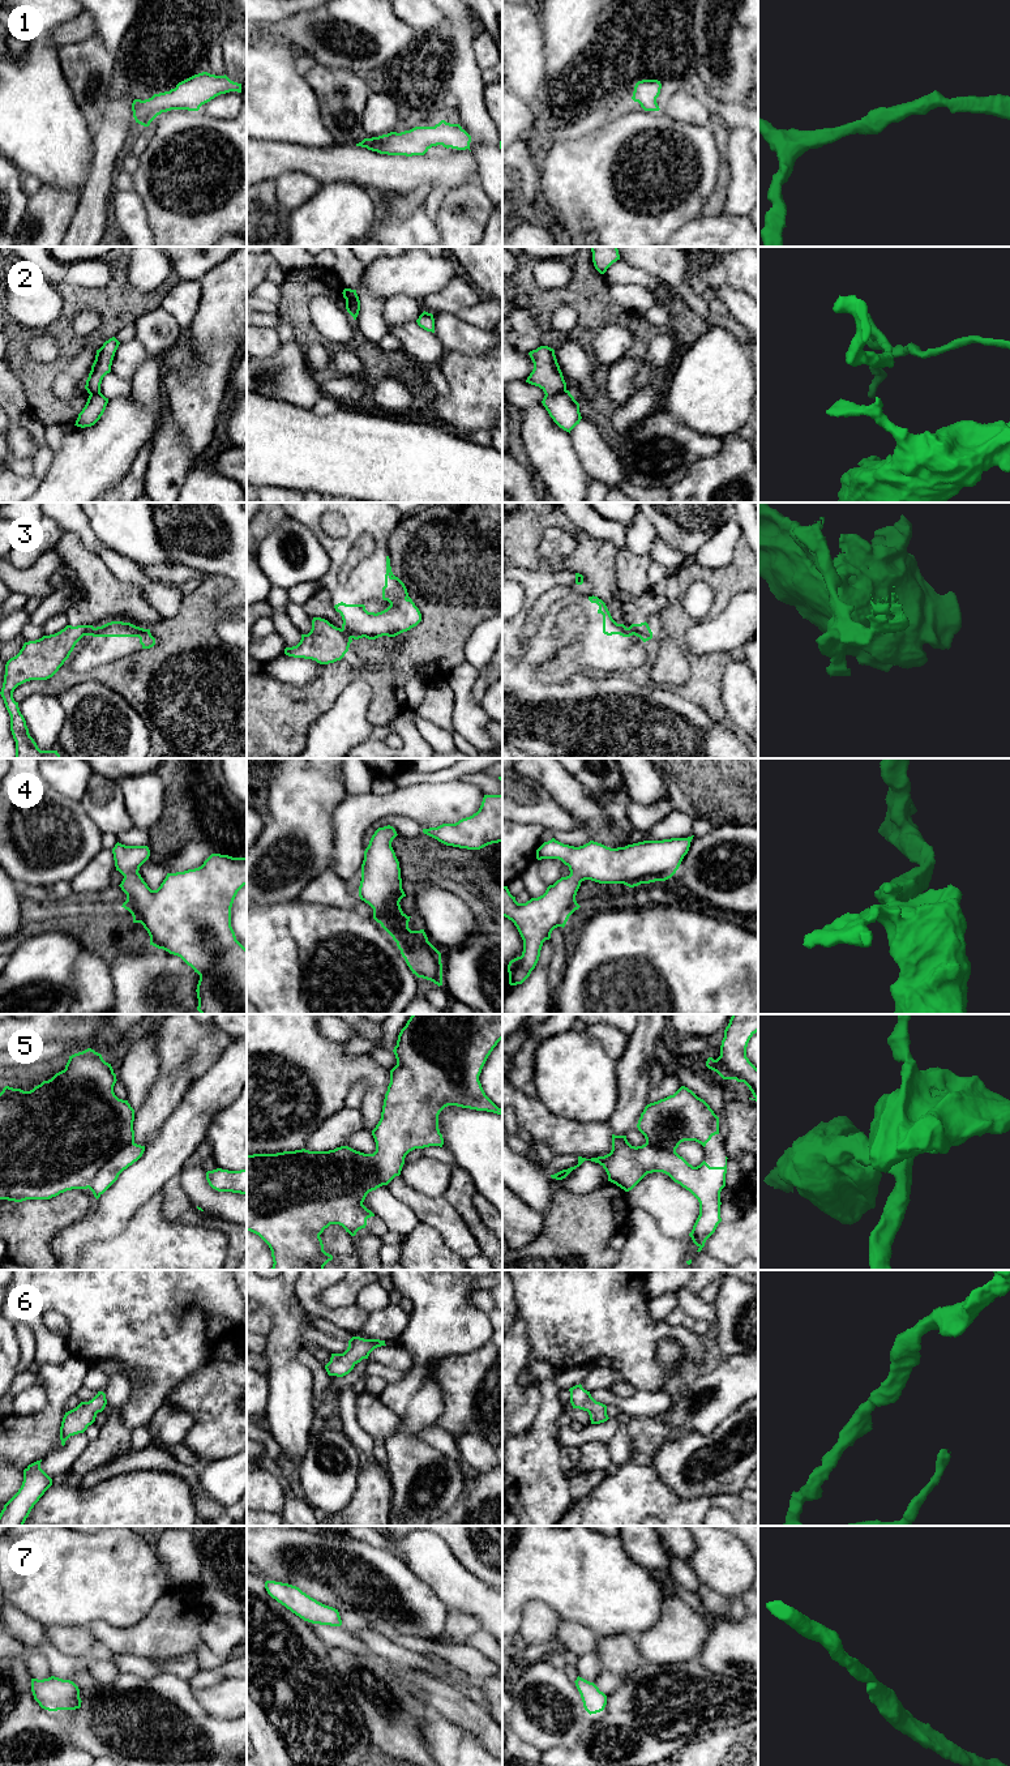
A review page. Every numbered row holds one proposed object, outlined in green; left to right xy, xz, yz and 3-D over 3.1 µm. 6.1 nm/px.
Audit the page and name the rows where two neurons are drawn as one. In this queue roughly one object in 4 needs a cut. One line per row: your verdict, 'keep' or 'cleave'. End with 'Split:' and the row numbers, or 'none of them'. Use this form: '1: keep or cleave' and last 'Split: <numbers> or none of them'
1: keep
2: cleave
3: cleave
4: keep
5: keep
6: keep
7: keep
Split: 2, 3

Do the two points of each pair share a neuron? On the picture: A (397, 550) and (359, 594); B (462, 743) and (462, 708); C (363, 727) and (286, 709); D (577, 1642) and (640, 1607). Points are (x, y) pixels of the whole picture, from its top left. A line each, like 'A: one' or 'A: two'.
A: two
B: two
C: two
D: two

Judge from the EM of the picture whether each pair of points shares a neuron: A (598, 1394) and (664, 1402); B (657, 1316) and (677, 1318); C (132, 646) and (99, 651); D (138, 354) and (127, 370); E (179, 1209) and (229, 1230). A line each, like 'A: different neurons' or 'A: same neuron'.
A: same neuron
B: different neurons
C: same neuron
D: same neuron
E: same neuron

